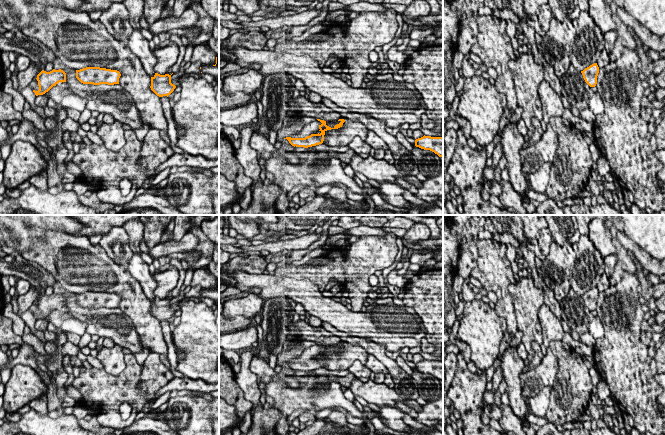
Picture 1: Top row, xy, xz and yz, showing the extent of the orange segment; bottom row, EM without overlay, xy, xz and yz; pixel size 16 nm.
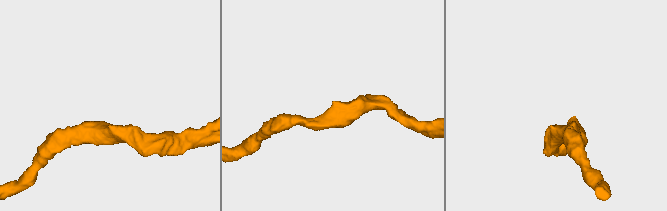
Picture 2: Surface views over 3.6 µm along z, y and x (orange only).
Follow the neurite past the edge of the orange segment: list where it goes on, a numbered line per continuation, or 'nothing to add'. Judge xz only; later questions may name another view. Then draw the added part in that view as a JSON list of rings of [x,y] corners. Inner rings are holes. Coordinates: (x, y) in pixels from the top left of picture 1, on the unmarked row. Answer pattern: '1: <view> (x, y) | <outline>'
nothing to add

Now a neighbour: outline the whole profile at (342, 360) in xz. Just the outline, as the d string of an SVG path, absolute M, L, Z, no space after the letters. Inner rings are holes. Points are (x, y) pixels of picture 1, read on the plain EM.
M343 341L341 343L344 343L345 346L340 352L325 355L323 368L347 370L356 360L359 360L364 365L366 364L368 353L363 347Z

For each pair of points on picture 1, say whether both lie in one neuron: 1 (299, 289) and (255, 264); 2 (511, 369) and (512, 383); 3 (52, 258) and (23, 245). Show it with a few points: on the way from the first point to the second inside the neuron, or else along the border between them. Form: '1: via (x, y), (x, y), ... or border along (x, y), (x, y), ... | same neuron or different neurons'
1: border along (239, 270), (262, 274) | different neurons
2: via (511, 372), (512, 380) | same neuron
3: border along (25, 226), (32, 247), (17, 251) | different neurons

